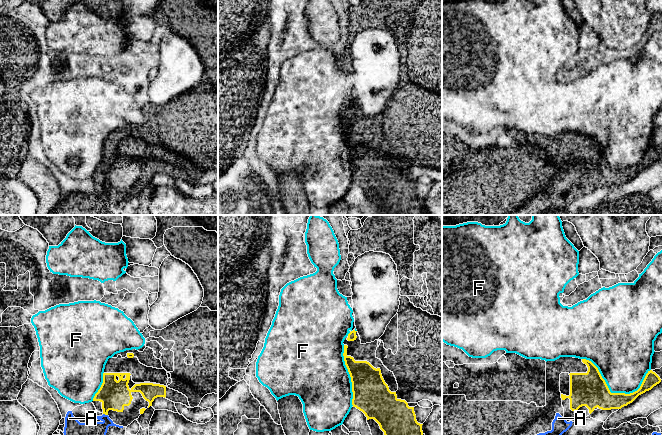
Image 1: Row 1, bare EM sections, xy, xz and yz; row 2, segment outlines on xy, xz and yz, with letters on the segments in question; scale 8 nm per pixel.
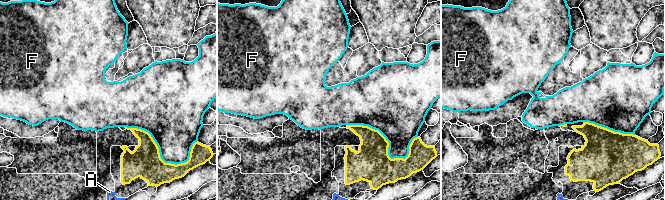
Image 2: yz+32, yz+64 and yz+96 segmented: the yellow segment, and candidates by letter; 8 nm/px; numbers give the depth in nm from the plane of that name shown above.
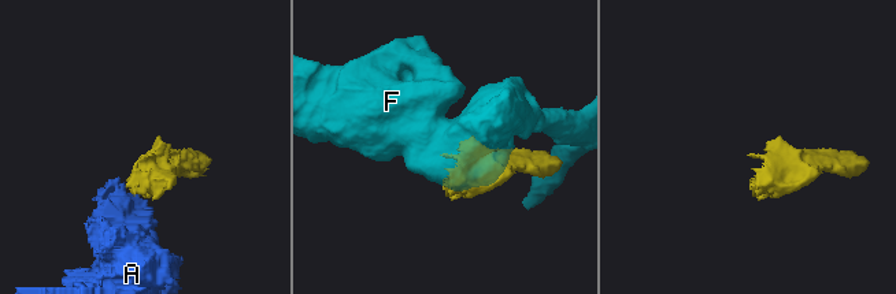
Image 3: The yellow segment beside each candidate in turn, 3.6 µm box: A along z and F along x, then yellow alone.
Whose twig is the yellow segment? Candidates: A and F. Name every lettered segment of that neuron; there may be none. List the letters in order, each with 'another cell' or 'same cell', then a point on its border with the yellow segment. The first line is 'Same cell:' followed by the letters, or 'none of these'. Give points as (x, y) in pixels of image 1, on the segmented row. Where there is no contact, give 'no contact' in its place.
Same cell: none of these
A: another cell | xy (105, 414)
F: another cell | yz (614, 393)

